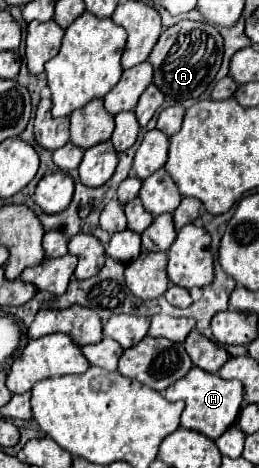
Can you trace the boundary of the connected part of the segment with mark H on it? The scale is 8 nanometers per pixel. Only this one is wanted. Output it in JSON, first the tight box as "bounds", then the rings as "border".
{"bounds":[164,367,242,439],"border":[[[192,367],[188,371],[186,377],[182,377],[180,381],[176,381],[174,385],[170,385],[164,393],[164,397],[168,401],[178,401],[182,399],[186,403],[184,411],[182,411],[182,427],[184,429],[192,429],[192,431],[200,431],[204,433],[208,439],[218,439],[228,427],[232,427],[238,419],[240,413],[240,403],[242,403],[242,385],[240,381],[232,379],[226,381],[218,375],[208,375],[204,369]]]}

